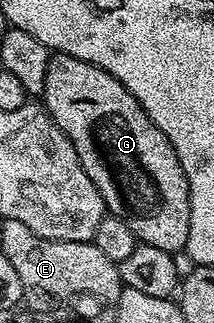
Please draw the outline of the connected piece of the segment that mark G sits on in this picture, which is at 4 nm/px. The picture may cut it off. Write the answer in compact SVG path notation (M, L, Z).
M52 53L47 59L45 72L45 88L41 95L42 105L51 119L69 136L73 148L77 152L77 160L81 160L81 168L85 168L85 176L93 180L97 192L101 192L103 202L107 206L107 214L115 214L129 228L133 228L136 239L144 246L161 248L165 252L178 255L186 251L191 227L191 193L189 180L181 168L181 160L177 158L177 150L149 120L145 108L109 72L89 64L85 60L77 60L77 56Z

